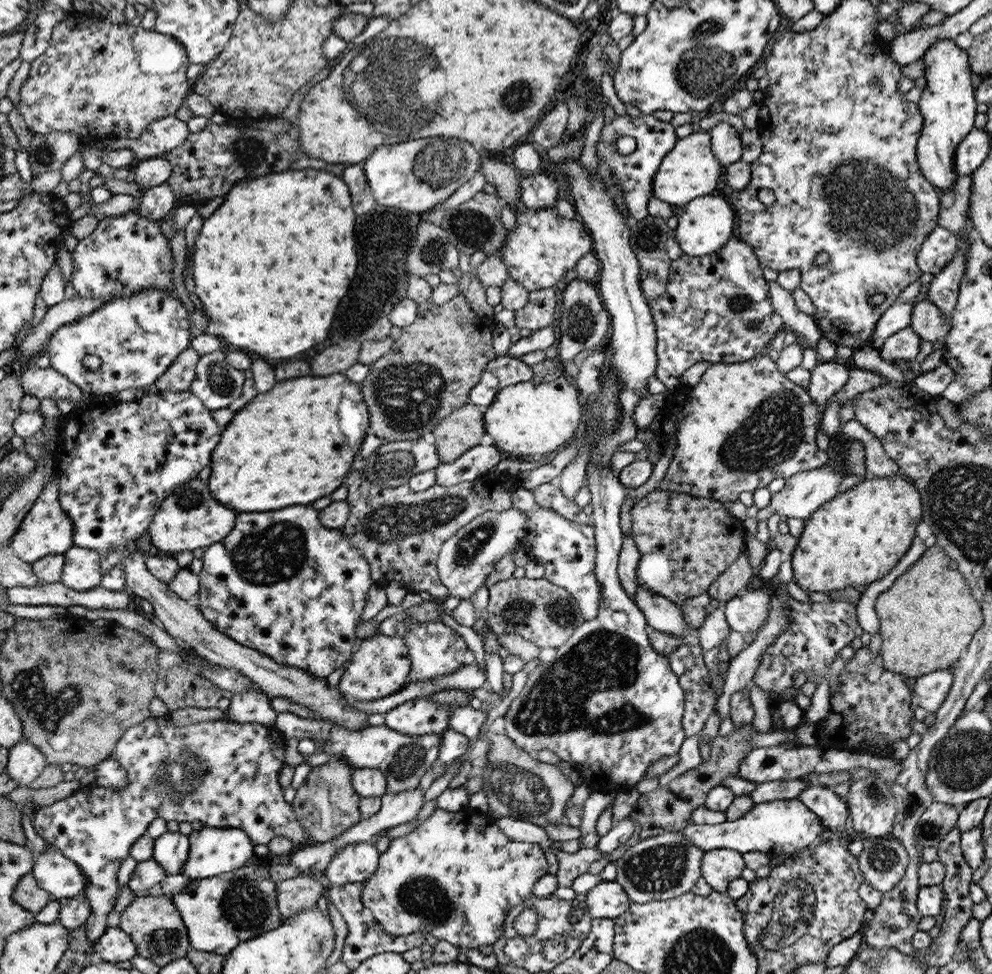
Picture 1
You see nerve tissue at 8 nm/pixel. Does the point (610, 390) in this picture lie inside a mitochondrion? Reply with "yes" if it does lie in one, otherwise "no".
no

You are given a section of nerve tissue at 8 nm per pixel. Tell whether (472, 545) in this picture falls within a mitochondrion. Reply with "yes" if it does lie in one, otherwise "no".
yes

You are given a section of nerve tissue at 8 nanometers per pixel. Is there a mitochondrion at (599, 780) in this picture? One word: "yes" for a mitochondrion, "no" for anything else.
no

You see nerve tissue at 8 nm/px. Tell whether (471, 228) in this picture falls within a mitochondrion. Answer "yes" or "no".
yes

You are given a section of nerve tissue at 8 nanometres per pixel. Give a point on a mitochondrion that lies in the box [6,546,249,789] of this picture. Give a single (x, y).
(37, 697)

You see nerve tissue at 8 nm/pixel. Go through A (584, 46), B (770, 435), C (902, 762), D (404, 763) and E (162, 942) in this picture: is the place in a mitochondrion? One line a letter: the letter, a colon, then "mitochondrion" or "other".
A: other
B: mitochondrion
C: other
D: mitochondrion
E: mitochondrion

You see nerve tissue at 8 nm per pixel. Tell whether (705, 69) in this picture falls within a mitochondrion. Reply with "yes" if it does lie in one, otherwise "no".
yes

